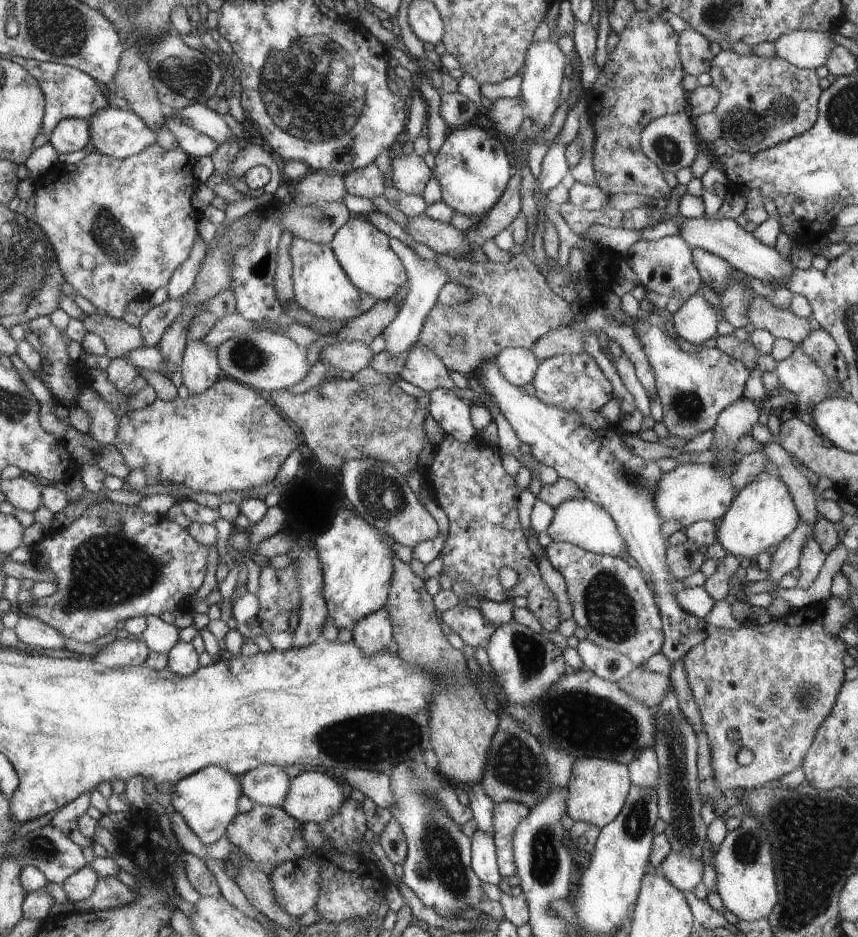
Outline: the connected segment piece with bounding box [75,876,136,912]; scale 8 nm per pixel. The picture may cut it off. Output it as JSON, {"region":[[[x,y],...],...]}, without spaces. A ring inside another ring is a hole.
{"region":[[[104,876],[104,878],[98,878],[92,896],[85,902],[76,904],[75,910],[79,912],[116,910],[120,906],[130,904],[132,900],[136,900],[136,893],[133,890],[114,876]]]}

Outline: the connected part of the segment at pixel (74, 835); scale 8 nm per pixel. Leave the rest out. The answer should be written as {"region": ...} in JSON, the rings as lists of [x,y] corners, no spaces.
{"region":[[[92,788],[91,792],[84,792],[83,796],[80,796],[77,800],[72,800],[67,807],[63,807],[60,811],[56,812],[51,826],[58,828],[61,832],[64,832],[74,844],[80,846],[82,849],[92,846],[92,840],[90,838],[84,838],[82,832],[78,828],[78,818],[85,814],[90,805],[90,796],[92,792],[97,788]]]}

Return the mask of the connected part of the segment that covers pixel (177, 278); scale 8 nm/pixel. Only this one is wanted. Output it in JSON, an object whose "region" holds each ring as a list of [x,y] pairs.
{"region":[[[196,236],[188,258],[176,268],[172,274],[172,280],[166,286],[169,299],[180,298],[190,291],[194,280],[196,280],[196,274],[202,266],[202,260],[206,256],[206,248],[208,248],[206,242],[200,236]]]}

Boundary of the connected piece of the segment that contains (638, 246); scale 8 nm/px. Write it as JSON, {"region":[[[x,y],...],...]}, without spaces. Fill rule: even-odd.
{"region":[[[669,235],[659,240],[640,240],[628,248],[624,256],[626,264],[636,274],[639,284],[646,291],[686,299],[696,295],[702,285],[700,272],[693,262],[692,249],[679,235]]]}

